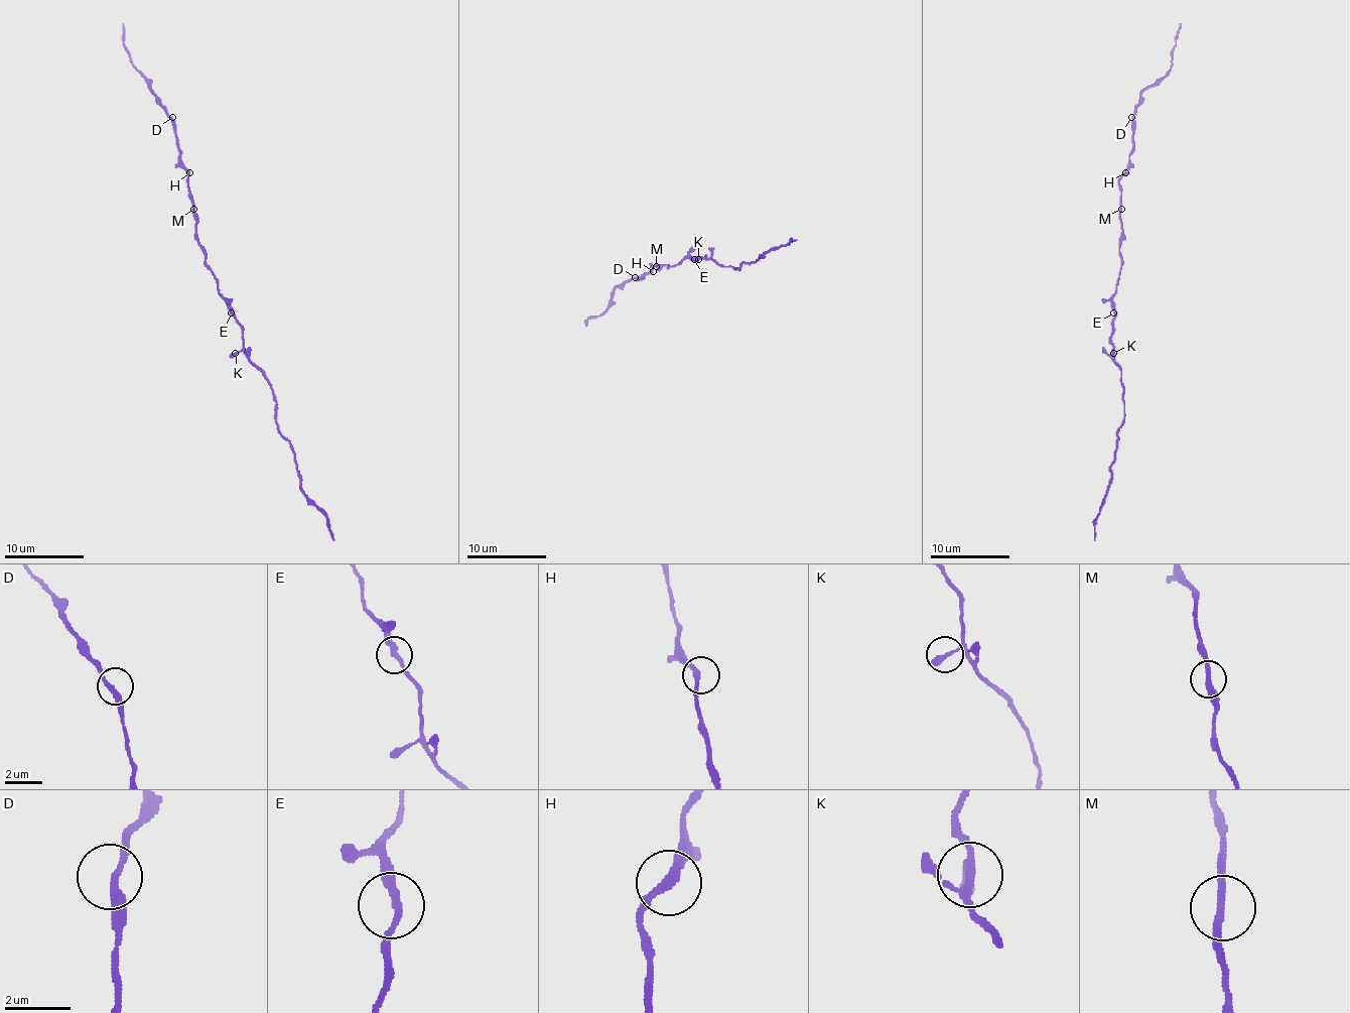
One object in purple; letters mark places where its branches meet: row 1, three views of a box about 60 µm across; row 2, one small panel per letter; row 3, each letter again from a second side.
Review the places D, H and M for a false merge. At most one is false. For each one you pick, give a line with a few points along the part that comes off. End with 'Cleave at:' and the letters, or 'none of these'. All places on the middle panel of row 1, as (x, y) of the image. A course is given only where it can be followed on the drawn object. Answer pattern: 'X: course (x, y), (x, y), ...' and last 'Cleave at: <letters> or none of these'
Cleave at: none of these

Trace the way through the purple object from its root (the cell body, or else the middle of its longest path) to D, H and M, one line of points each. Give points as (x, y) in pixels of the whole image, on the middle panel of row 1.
D: (680, 261), (670, 267), (651, 265), (641, 279), (635, 277)
H: (680, 261), (670, 267), (651, 265), (653, 271)
M: (680, 261), (670, 267), (657, 267)

